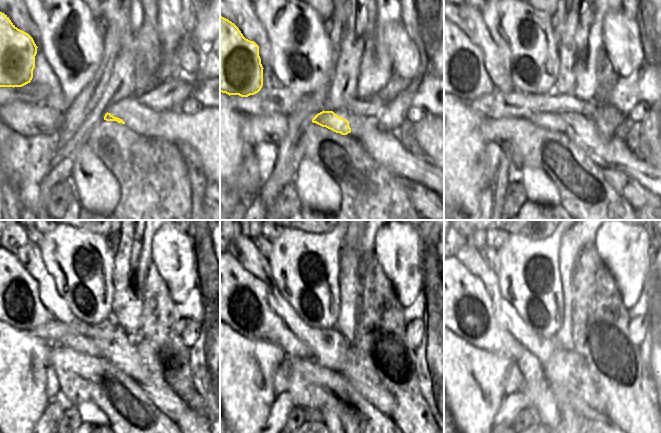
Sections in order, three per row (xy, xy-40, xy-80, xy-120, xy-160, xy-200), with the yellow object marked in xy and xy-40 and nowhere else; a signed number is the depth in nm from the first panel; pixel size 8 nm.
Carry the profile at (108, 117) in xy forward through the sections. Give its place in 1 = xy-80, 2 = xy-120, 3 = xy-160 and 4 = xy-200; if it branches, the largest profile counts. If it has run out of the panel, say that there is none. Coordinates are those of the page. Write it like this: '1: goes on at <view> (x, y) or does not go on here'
1: goes on at xy-80 (554, 121)
2: goes on at xy-120 (85, 345)
3: goes on at xy-160 (240, 301)
4: goes on at xy-200 (464, 307)

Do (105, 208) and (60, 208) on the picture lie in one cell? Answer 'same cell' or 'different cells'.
different cells

